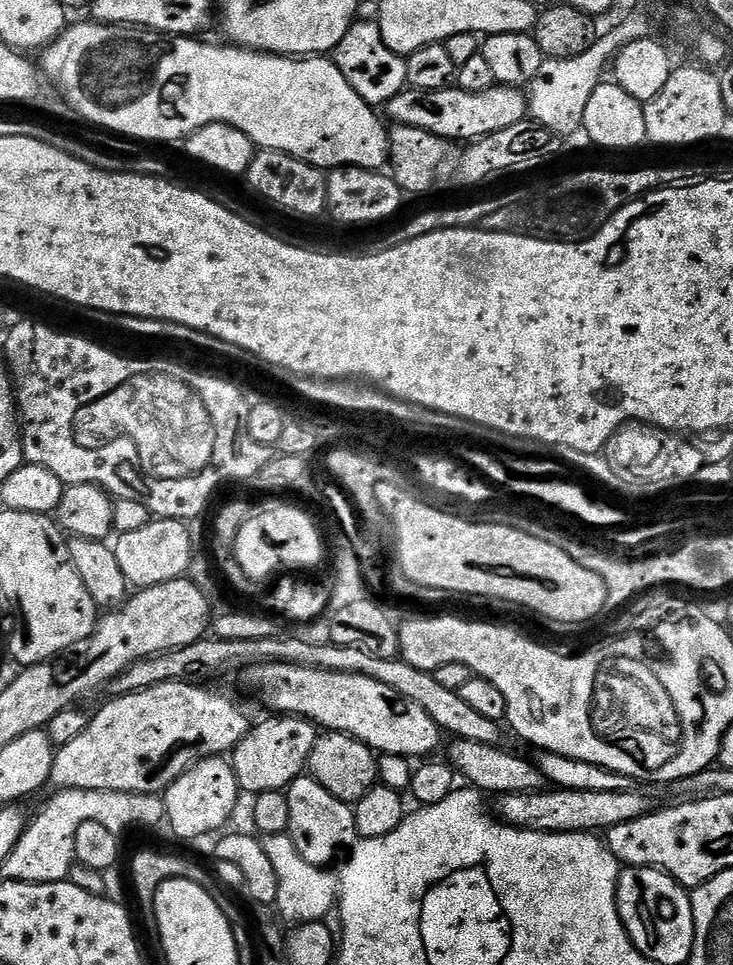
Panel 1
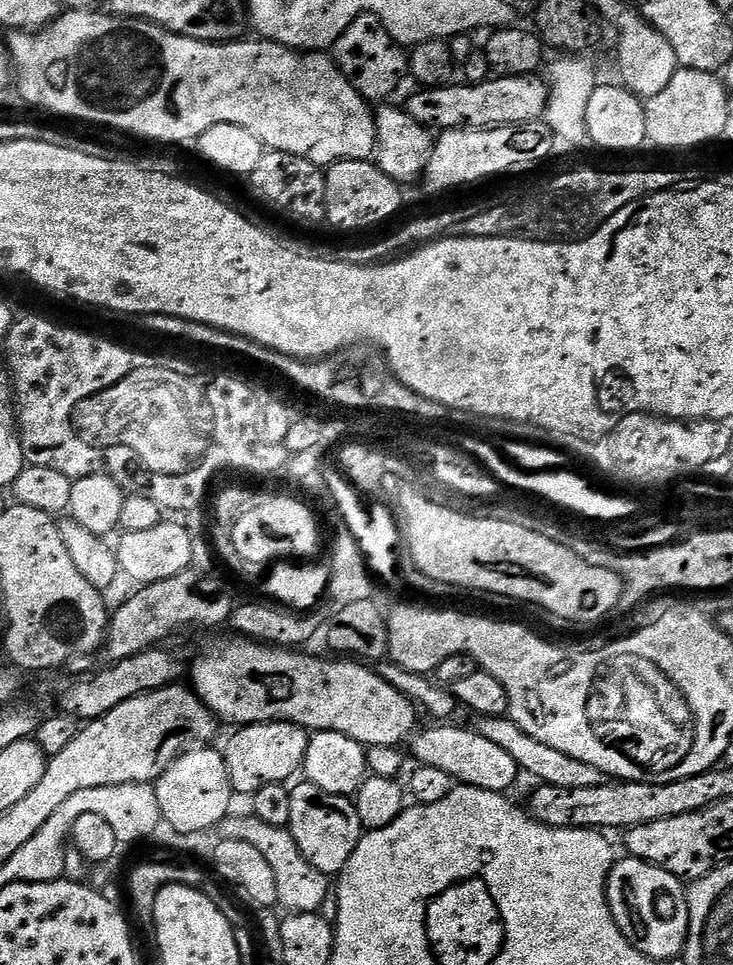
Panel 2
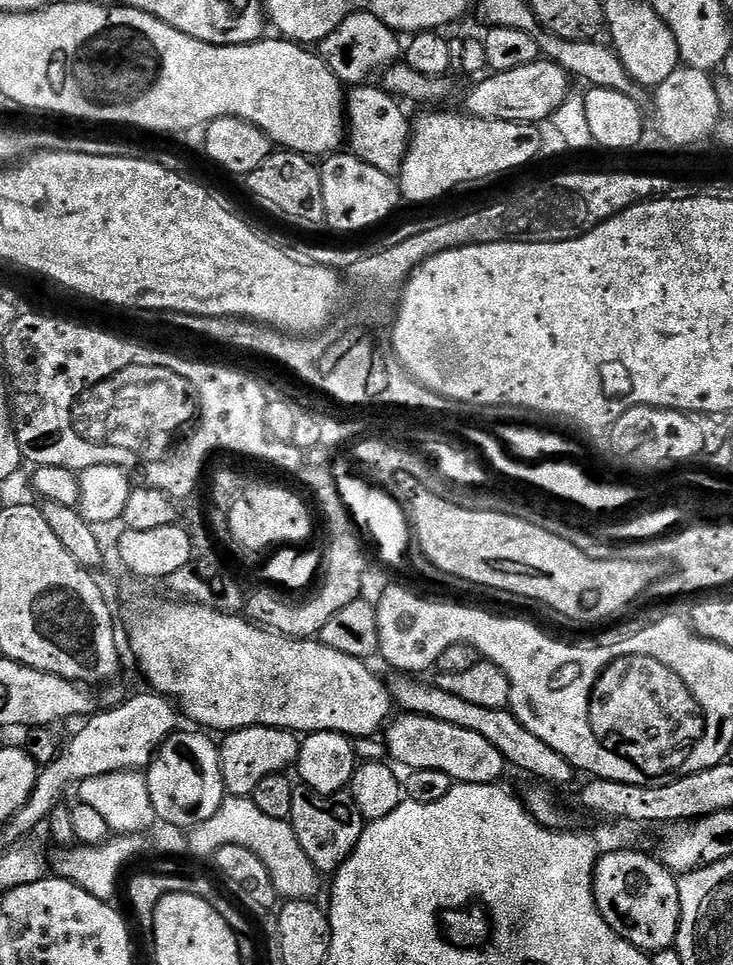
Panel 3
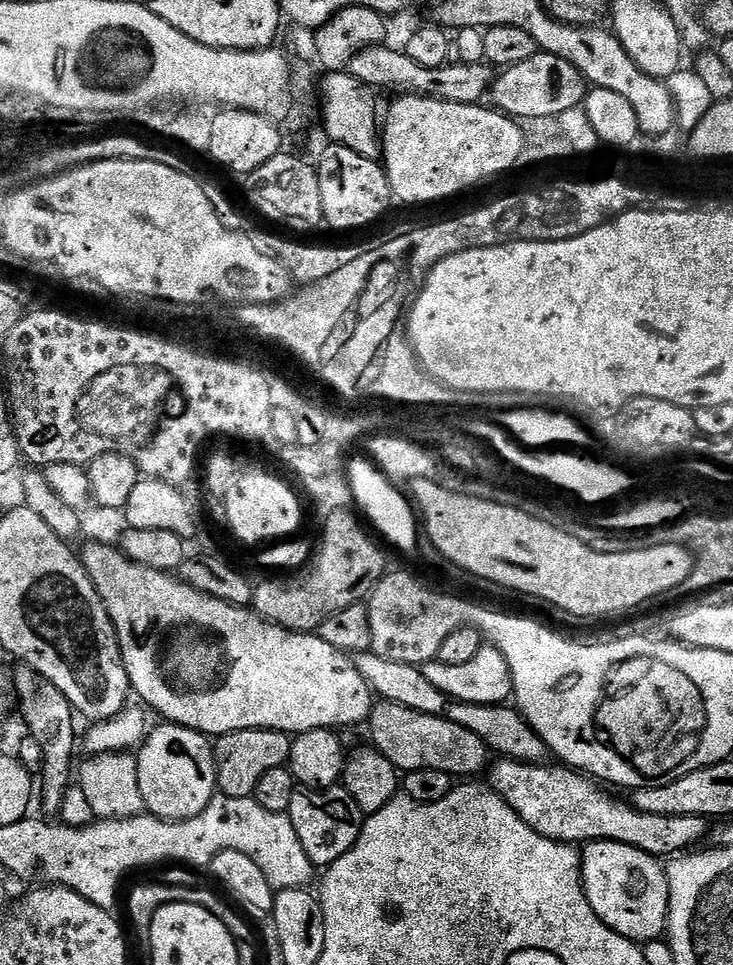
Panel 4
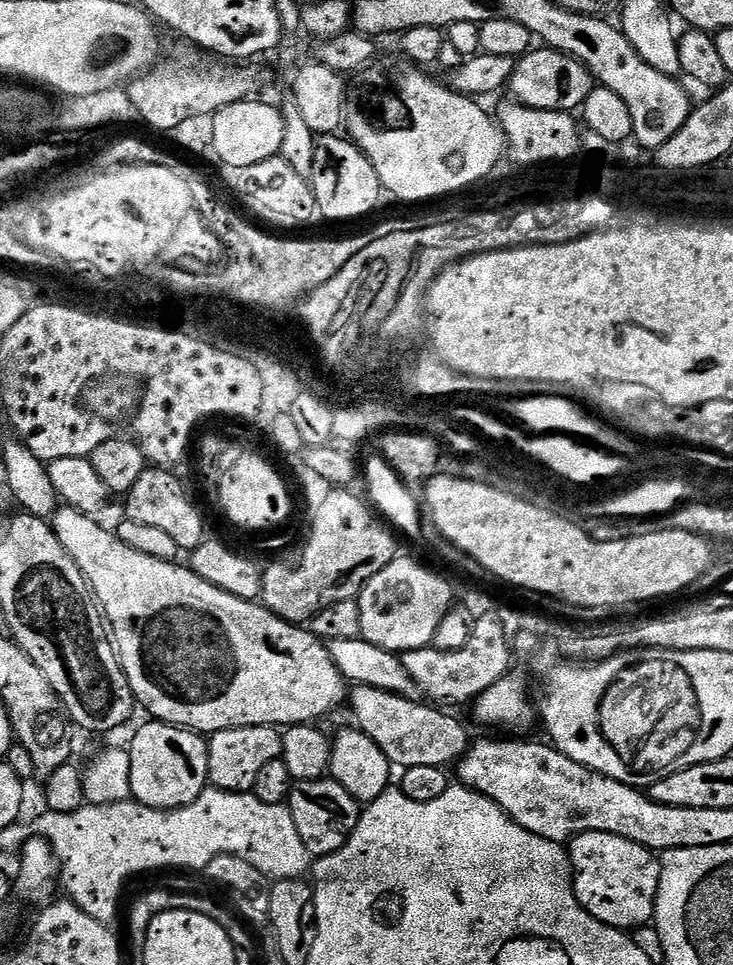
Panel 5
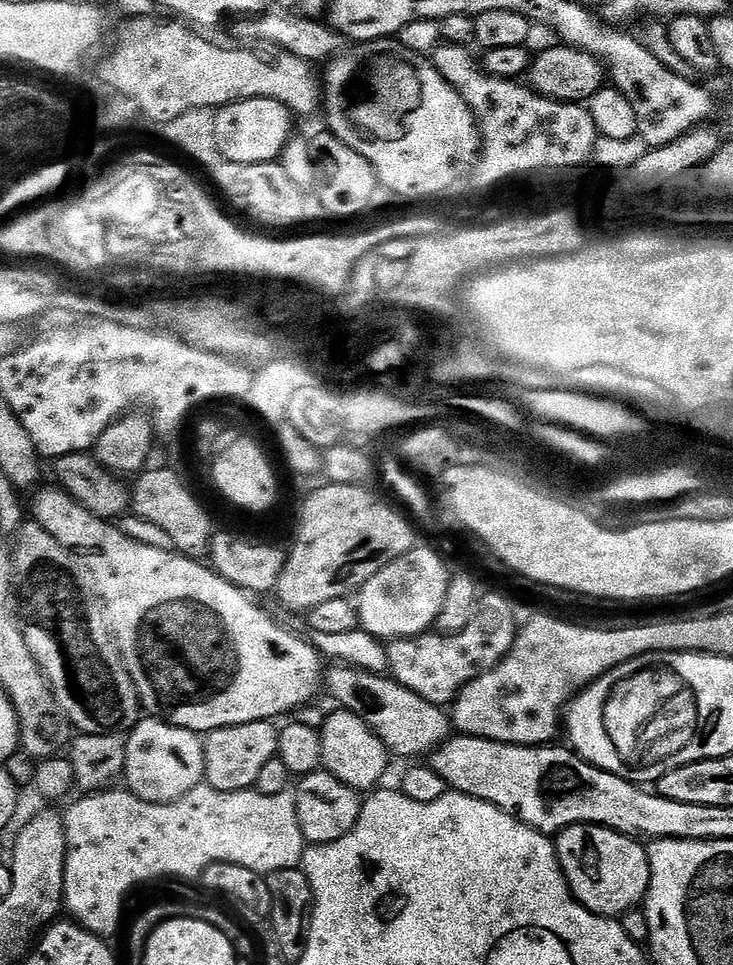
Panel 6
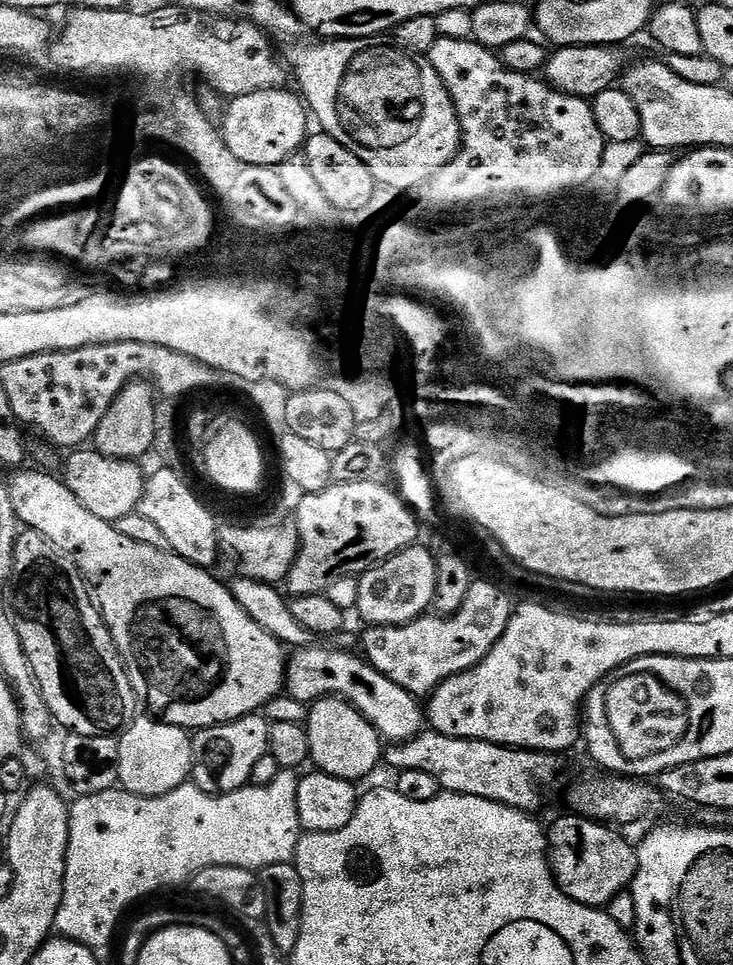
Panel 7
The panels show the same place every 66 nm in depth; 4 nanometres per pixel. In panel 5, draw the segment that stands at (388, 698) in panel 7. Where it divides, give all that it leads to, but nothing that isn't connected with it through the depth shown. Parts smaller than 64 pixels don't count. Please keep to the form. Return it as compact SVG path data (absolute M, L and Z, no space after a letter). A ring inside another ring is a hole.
M355 685L350 692L350 704L352 700L352 712L356 715L355 723L361 732L365 732L374 742L378 742L378 750L386 754L386 758L397 769L403 770L414 766L452 766L459 761L460 757L468 751L470 737L468 732L452 716L447 716L447 711L433 706L428 702L402 698L393 692L376 690L374 686Z

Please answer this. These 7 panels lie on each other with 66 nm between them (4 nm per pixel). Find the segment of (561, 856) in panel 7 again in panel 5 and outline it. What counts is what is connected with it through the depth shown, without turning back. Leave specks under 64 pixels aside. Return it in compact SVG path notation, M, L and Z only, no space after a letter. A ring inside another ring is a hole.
M587 832L572 839L567 850L572 861L572 889L580 905L598 922L611 928L635 930L655 917L660 861L652 849L618 838L618 834Z

